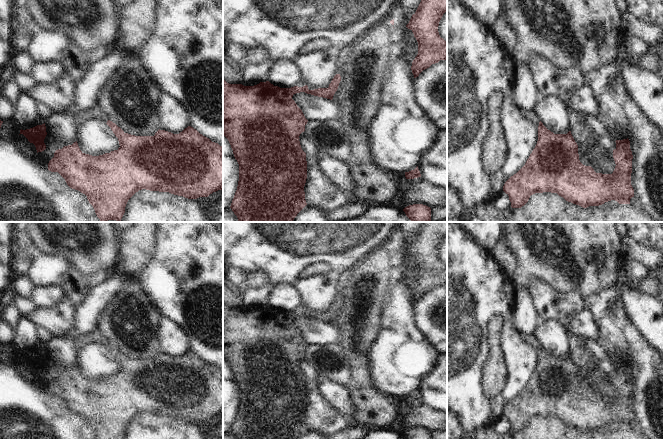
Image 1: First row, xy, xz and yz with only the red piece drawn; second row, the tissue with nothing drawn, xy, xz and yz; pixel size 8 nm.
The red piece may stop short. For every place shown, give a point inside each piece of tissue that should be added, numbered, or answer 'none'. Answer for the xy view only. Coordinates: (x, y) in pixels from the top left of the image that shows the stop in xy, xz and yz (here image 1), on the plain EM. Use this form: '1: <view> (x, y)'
1: xy (95, 336).

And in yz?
1: yz (531, 339).

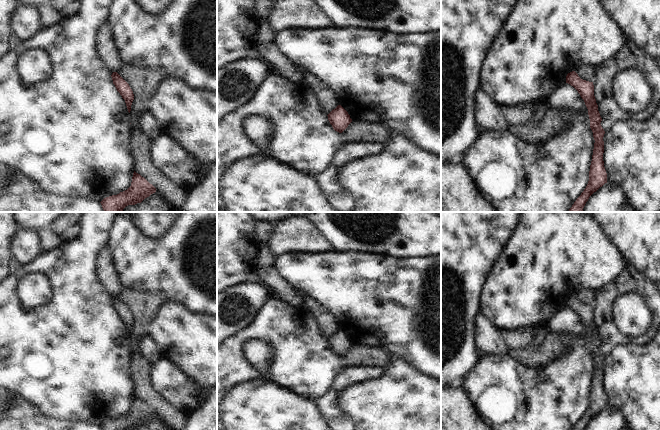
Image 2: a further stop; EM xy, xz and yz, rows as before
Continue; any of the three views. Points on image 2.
none.

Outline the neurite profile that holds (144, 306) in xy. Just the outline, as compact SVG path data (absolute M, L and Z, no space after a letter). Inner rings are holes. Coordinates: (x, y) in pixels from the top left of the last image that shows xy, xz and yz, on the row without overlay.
M122 290L117 296L130 310L134 318L131 329L130 375L134 395L152 408L156 415L174 430L183 430L186 414L164 400L152 387L150 370L152 365L140 354L138 344L147 334L145 325L158 313L164 303L163 292L136 292Z

